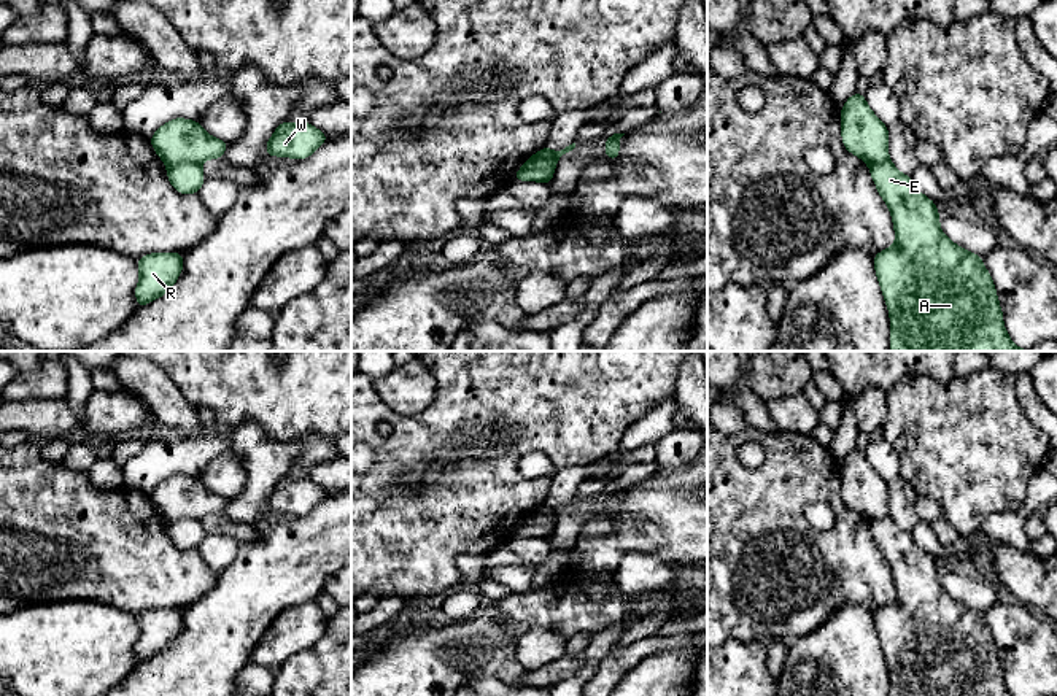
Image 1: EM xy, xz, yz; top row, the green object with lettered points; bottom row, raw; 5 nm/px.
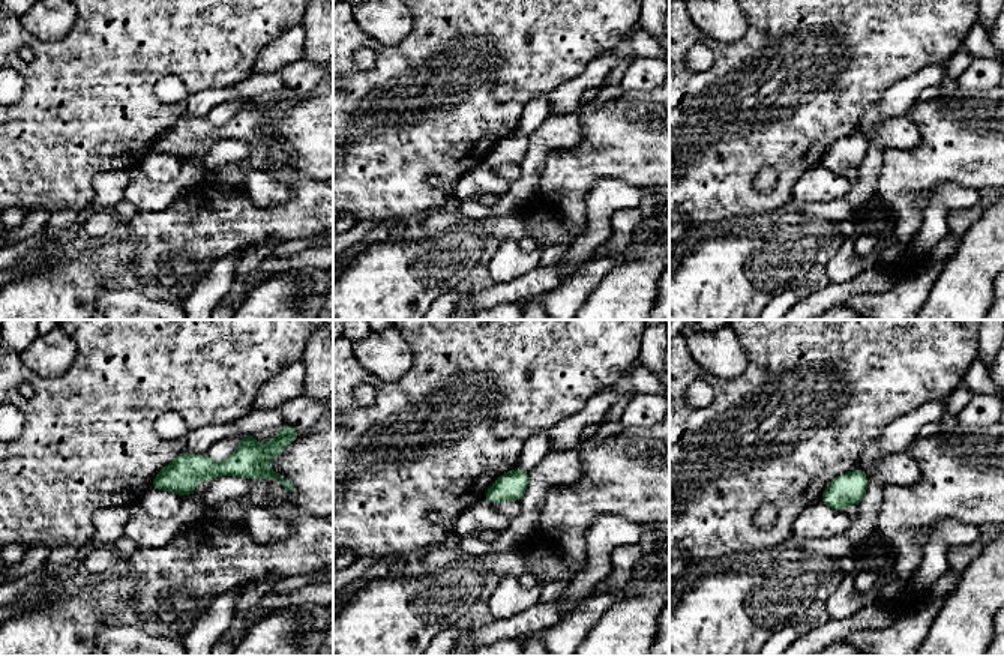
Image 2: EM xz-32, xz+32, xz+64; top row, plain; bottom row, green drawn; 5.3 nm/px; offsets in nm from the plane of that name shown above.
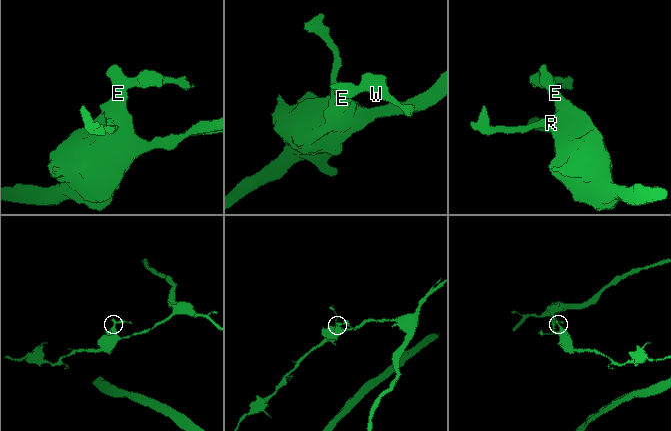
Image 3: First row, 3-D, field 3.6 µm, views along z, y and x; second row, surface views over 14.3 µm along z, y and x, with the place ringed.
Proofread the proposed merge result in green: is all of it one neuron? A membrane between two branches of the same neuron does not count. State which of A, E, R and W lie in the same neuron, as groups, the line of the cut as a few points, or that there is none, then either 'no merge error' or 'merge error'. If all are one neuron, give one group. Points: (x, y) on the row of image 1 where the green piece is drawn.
A E R / W; cut in xz along (555, 166), (550, 159), (534, 159), (522, 169); merge error

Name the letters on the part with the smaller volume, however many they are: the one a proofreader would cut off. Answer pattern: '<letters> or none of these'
W

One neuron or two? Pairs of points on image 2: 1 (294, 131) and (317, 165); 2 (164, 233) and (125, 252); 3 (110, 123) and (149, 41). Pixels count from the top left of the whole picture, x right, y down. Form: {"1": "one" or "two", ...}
{"1": "one", "2": "two", "3": "one"}

